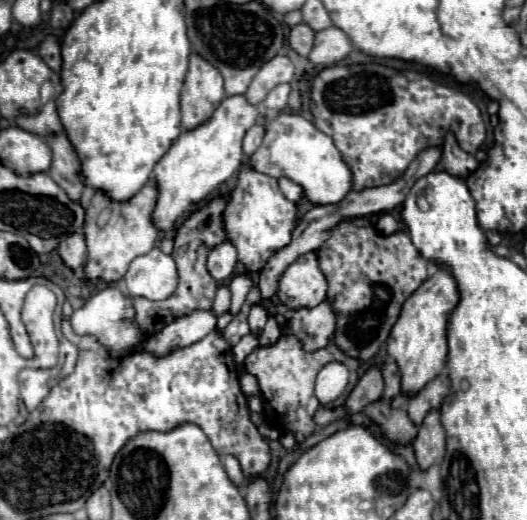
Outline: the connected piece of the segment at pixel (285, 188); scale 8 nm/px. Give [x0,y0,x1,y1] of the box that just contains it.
[279,178,303,202]

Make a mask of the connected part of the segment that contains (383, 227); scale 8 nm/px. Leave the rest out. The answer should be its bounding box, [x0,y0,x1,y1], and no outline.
[377,212,401,234]

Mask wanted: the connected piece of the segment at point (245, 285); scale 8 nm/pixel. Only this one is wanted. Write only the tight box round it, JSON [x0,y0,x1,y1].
[229,274,253,314]

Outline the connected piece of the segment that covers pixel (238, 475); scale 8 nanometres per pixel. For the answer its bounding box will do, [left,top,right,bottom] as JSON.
[221,454,245,486]

